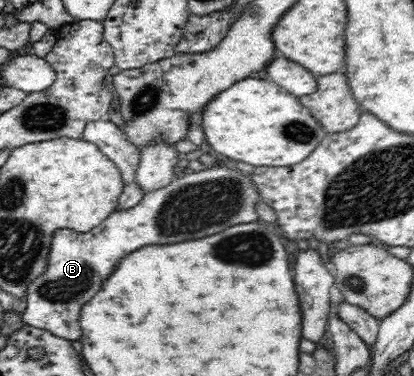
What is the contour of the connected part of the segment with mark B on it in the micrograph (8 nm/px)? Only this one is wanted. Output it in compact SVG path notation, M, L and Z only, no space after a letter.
M222 163L210 167L194 166L186 175L179 173L166 187L146 194L133 208L112 213L103 223L93 227L90 231L80 233L70 229L58 229L52 239L52 251L48 257L46 271L29 283L25 297L27 307L21 313L20 318L24 325L50 331L56 337L69 342L78 341L82 337L82 329L78 323L80 309L84 303L88 303L96 295L96 291L102 289L104 281L108 279L108 273L112 271L118 259L126 257L134 249L148 245L148 243L160 243L160 245L180 243L180 241L208 237L235 225L258 222L256 205L260 201L262 199L258 188L251 180L250 173L230 168Z

